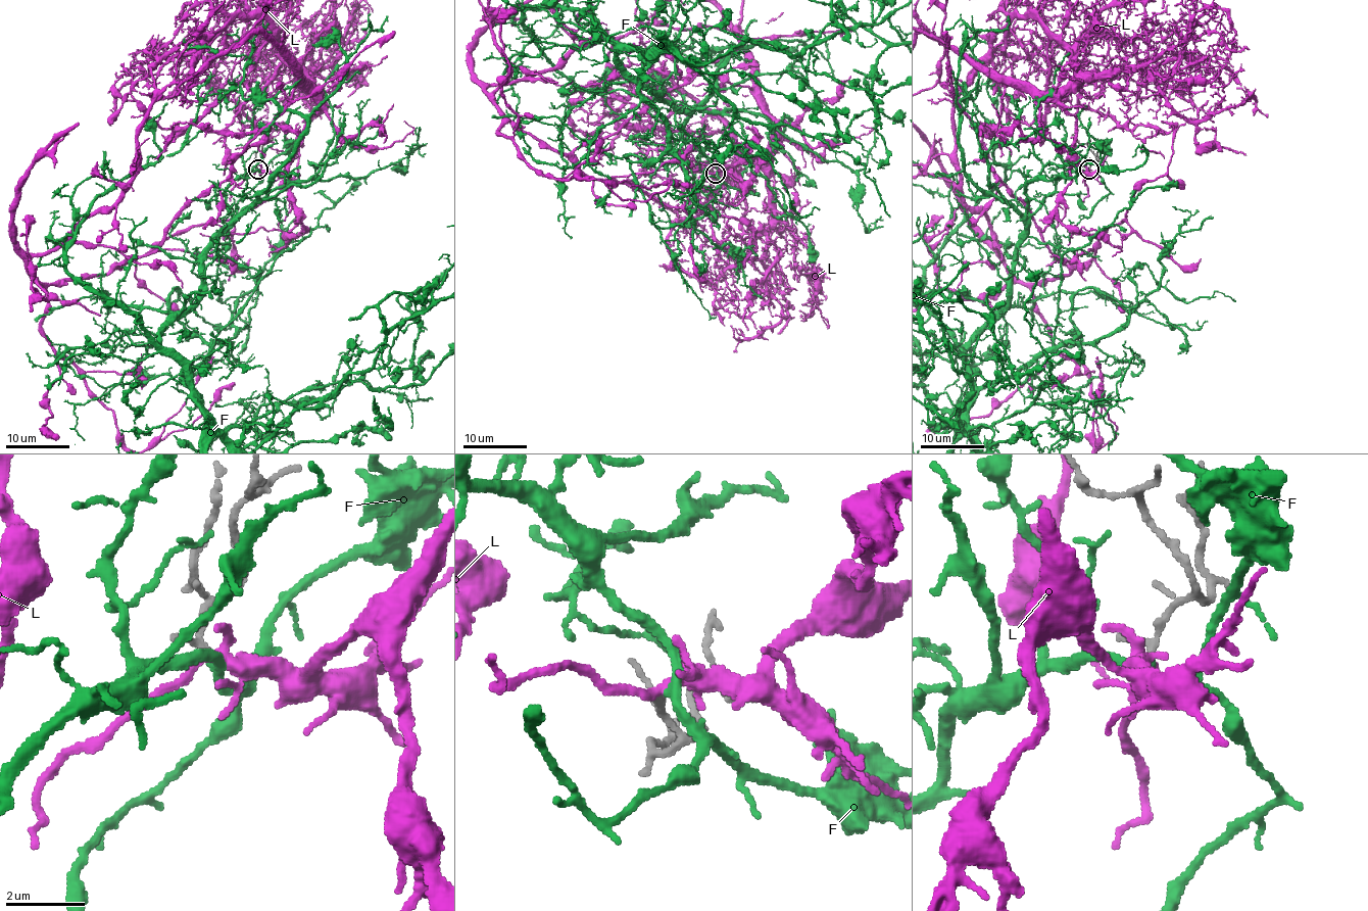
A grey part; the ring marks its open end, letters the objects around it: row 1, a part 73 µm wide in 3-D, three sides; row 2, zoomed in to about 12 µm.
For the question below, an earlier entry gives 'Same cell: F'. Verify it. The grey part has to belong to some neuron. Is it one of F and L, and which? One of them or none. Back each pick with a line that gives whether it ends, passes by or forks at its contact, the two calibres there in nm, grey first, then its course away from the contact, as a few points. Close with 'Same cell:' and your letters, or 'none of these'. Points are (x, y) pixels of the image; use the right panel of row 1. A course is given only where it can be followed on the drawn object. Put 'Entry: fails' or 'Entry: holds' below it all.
F: It passes by. Thickness 140 nm (grey) against 240 nm
Same cell: F
Entry: holds

